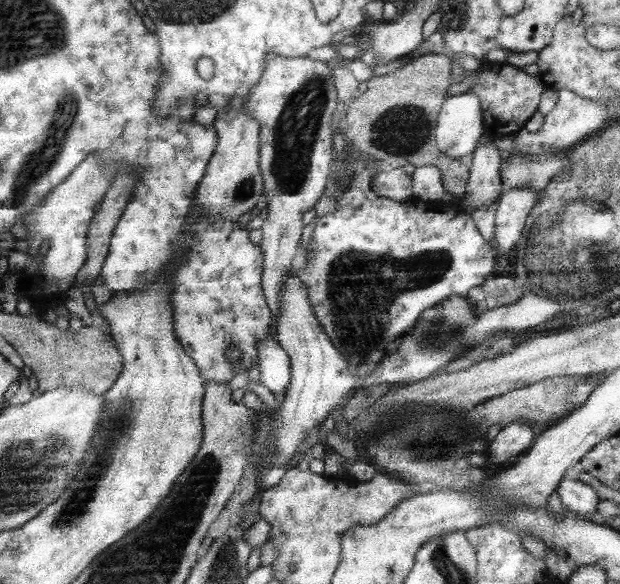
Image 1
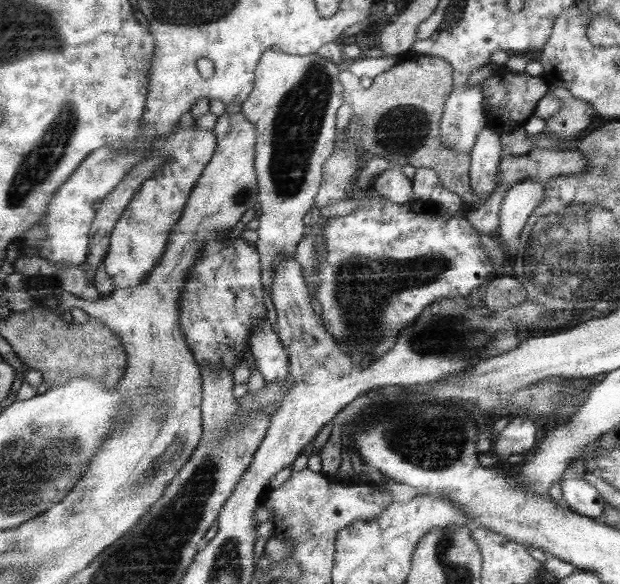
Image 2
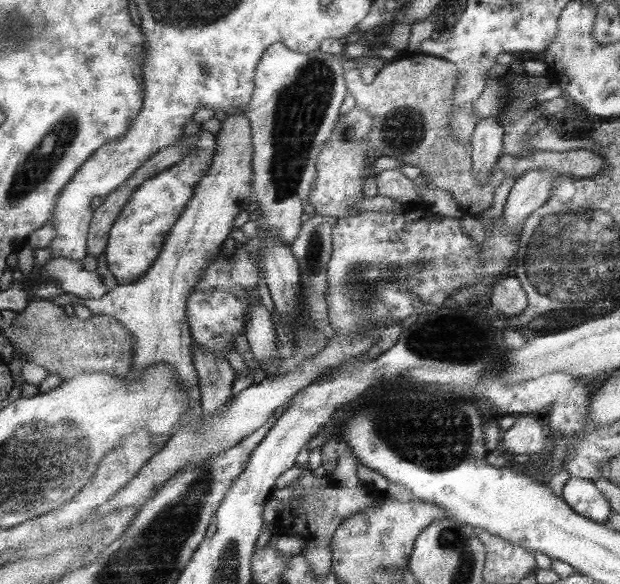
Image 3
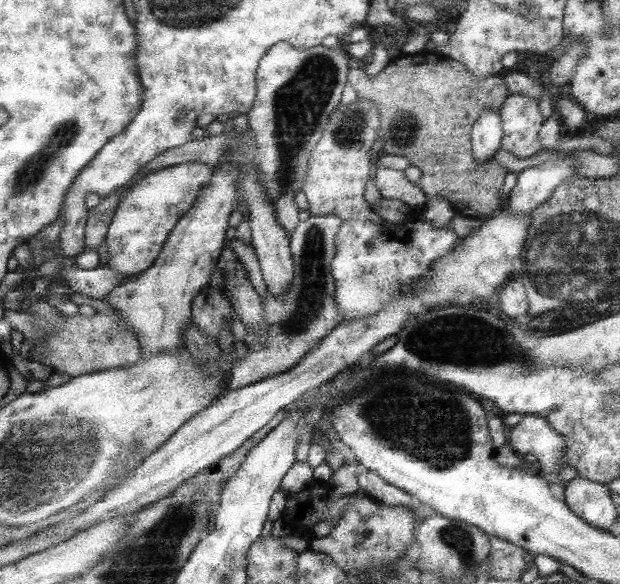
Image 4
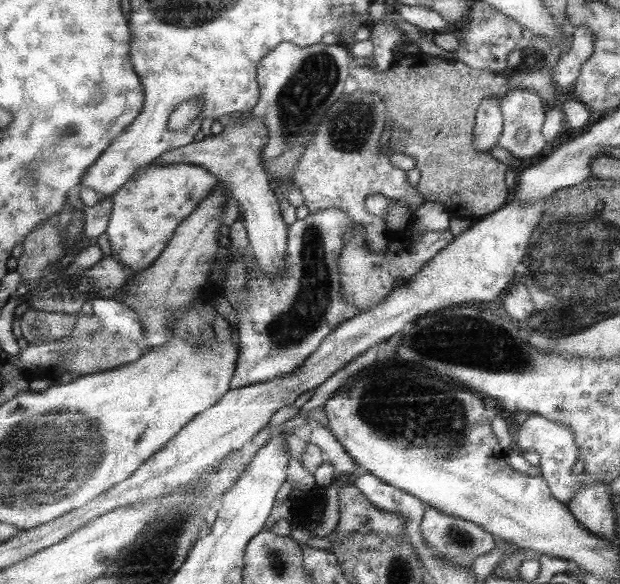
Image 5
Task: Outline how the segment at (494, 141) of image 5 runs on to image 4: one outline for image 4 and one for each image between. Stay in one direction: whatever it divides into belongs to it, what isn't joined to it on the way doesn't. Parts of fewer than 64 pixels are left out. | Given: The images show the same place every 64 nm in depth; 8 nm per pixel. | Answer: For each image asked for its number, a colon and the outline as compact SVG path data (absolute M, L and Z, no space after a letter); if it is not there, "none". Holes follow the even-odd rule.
4: M485 110L473 126L473 152L479 164L489 164L503 148L505 122L497 110Z

